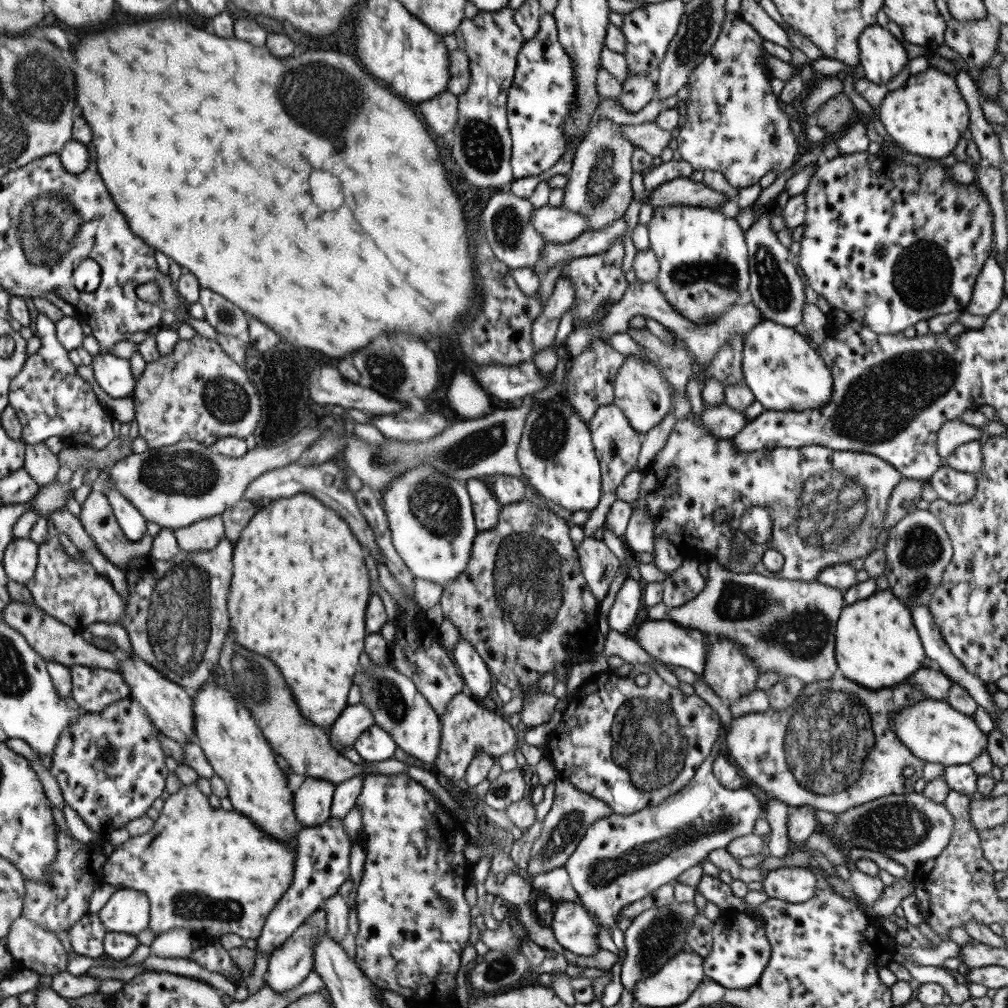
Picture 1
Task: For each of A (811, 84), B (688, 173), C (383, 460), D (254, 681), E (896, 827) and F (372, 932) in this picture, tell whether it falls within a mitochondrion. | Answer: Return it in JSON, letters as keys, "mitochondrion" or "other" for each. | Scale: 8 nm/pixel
{"A":"other","B":"other","C":"mitochondrion","D":"mitochondrion","E":"mitochondrion","F":"other"}

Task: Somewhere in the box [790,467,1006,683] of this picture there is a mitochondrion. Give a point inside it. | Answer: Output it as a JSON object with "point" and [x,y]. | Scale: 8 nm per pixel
{"point":[922,547]}

